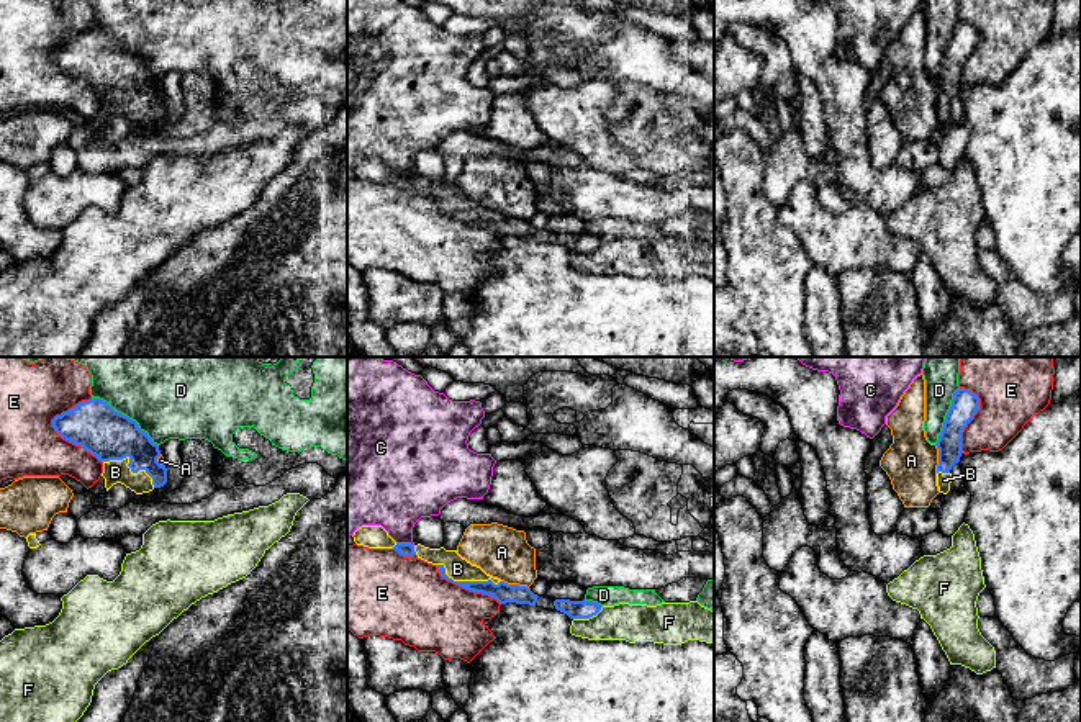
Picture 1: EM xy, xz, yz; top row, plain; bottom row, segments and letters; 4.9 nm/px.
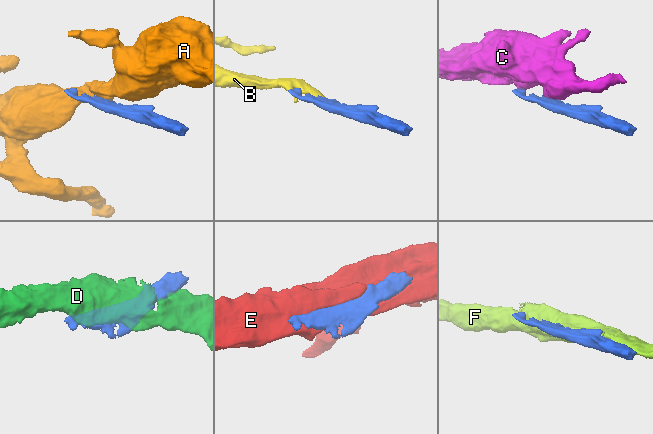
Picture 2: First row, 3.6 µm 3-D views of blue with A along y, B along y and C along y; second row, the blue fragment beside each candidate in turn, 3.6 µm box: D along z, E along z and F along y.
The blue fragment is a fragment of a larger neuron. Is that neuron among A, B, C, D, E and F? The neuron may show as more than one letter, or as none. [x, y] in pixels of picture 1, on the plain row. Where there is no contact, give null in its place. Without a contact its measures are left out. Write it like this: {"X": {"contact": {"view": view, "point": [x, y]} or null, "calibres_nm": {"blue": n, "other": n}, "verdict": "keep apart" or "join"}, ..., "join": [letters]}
{"A": {"contact": {"view": "yz", "point": [939, 92]}, "calibres_nm": {"blue": 120, "other": 260}, "verdict": "keep apart"}, "B": {"contact": {"view": "xy", "point": [128, 99]}, "calibres_nm": {"blue": 240, "other": 110}, "verdict": "join"}, "C": {"contact": {"view": "xz", "point": [405, 177]}, "calibres_nm": {"blue": 60, "other": 340}, "verdict": "keep apart"}, "D": {"contact": {"view": "xy", "point": [126, 49]}, "calibres_nm": {"blue": 240, "other": 360}, "verdict": "keep apart"}, "E": {"contact": {"view": "xy", "point": [74, 76]}, "calibres_nm": {"blue": 240, "other": 300}, "verdict": "keep apart"}, "F": {"contact": {"view": "xz", "point": [588, 251]}, "calibres_nm": {"blue": 100, "other": 190}, "verdict": "keep apart"}, "join": ["B"]}

